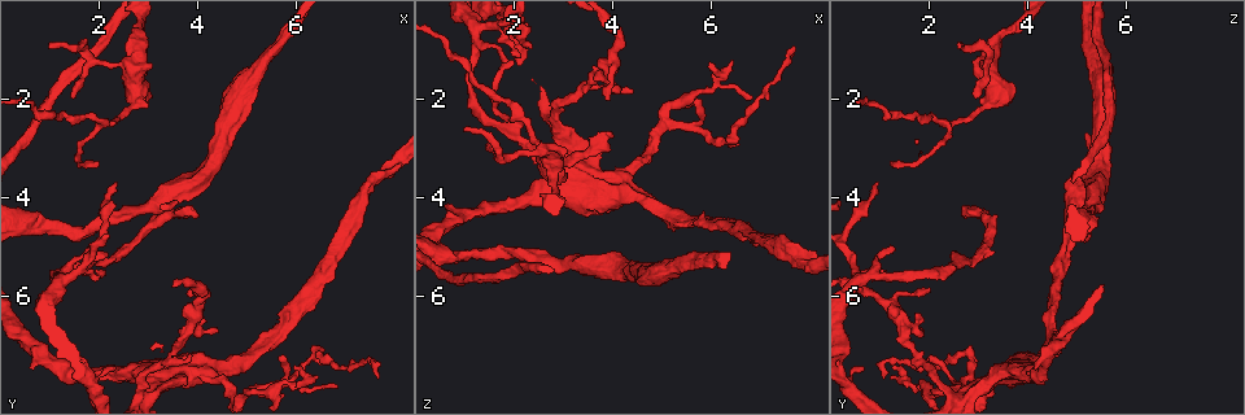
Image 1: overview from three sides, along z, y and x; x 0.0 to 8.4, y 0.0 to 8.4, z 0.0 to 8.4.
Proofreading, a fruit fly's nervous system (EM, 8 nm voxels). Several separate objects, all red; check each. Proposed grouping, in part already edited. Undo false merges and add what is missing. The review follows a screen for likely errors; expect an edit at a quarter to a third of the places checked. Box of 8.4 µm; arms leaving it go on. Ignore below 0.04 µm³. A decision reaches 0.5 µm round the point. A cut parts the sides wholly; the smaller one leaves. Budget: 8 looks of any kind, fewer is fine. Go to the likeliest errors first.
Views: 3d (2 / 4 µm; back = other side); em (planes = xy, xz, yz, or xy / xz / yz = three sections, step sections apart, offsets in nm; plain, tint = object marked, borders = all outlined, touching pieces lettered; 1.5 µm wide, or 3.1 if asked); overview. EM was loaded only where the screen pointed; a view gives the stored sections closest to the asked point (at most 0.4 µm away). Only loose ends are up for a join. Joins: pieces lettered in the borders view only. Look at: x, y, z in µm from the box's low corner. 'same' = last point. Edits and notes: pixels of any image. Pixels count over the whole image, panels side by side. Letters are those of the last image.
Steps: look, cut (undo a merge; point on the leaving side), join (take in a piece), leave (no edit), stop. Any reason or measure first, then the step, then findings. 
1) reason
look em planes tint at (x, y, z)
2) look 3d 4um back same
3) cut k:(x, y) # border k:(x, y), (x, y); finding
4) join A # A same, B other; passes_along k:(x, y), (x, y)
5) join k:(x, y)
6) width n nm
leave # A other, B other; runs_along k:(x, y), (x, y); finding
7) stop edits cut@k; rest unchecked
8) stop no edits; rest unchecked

look em 3.1um planes tint at (2.00, 3.35, 1.20)

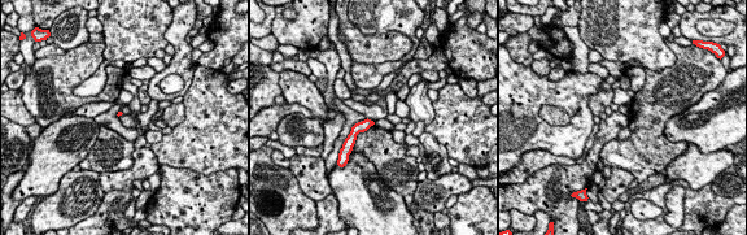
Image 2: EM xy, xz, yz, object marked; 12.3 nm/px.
look em 3.1um planes borders same

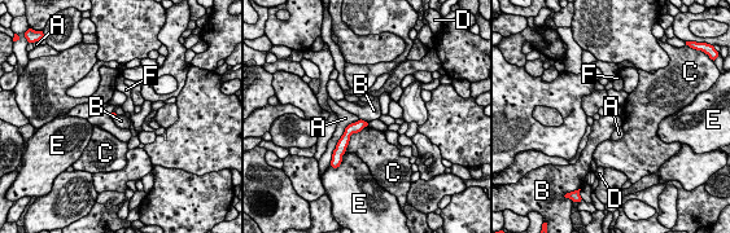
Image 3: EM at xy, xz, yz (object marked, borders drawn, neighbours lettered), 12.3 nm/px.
longest_contact A 500 nm
leave # A other, B other, C other, D other, E other, F other; no lettered piece goes on from it

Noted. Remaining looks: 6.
sudden change in width
look em planes borders at (0.60, 4.45, 5.25)

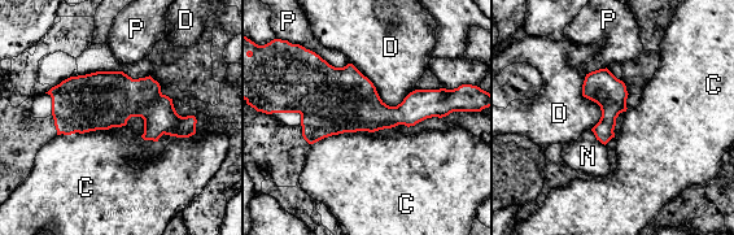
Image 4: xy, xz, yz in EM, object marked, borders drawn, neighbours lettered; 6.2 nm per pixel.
leave # C other, D other, N other, P other; border 4:(390, 127), (344, 131), (311, 144); continuous, no second cell

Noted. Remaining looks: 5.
sudden change in width
look 3d 4um at (4.40, 7.70, 3.40)

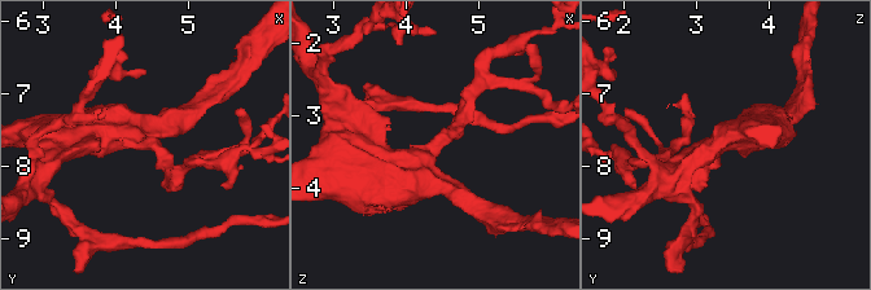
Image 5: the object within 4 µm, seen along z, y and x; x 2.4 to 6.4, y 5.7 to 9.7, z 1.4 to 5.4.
arm_widths 200, 600 nm
look em planes borders at (4.35, 7.70, 3.40)

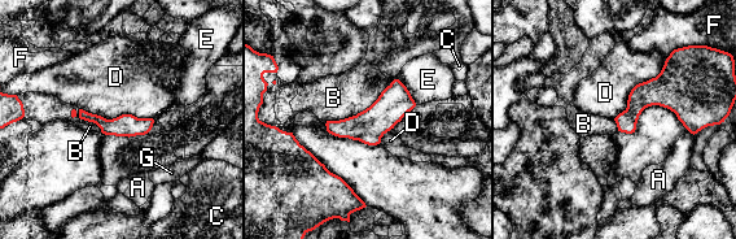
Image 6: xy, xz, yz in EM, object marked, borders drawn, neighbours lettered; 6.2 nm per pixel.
leave # A other, B other, C other, D other, E other, F other, G other; runs_along 6:(411, 103), (369, 126), (329, 127); all the same cell

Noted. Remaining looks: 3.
stop no edits; rest unchecked

